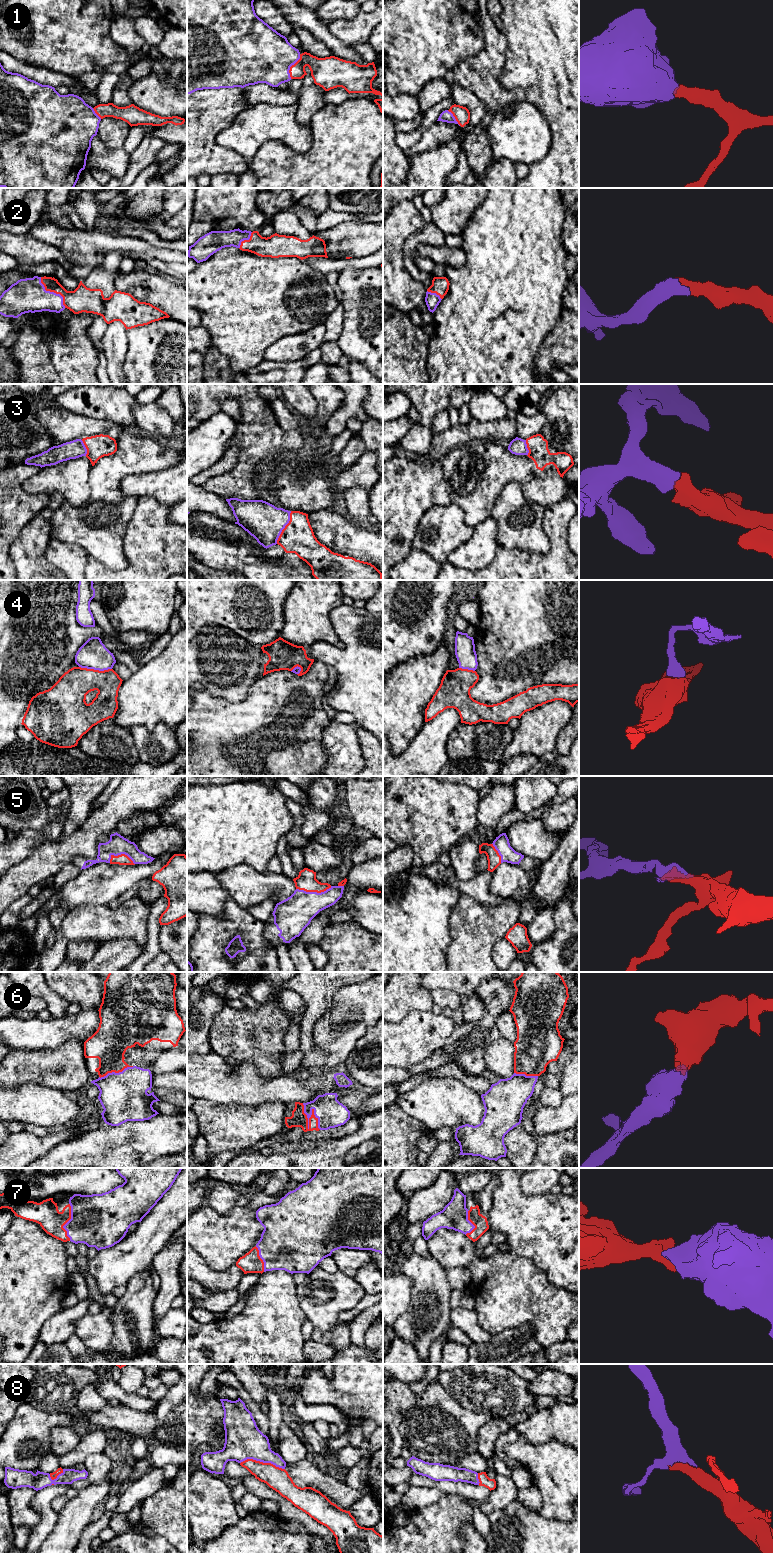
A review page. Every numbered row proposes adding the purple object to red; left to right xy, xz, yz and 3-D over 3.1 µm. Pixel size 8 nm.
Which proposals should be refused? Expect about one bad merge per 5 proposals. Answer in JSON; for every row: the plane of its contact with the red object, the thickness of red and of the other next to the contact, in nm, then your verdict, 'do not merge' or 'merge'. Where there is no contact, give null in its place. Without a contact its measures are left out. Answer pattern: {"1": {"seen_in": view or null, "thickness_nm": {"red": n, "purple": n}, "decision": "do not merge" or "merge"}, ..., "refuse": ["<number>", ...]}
{"1": {"seen_in": "xz", "thickness_nm": {"red": 190, "purple": 440}, "decision": "merge"}, "2": {"seen_in": "xy", "thickness_nm": {"red": 200, "purple": 280}, "decision": "merge"}, "3": {"seen_in": "xz", "thickness_nm": {"red": 260, "purple": 300}, "decision": "merge"}, "4": {"seen_in": "xy", "thickness_nm": {"red": 260, "purple": 240}, "decision": "do not merge"}, "5": {"seen_in": "xz", "thickness_nm": {"red": 160, "purple": 280}, "decision": "merge"}, "6": {"seen_in": "xz", "thickness_nm": {"red": 130, "purple": 220}, "decision": "merge"}, "7": {"seen_in": "xy", "thickness_nm": {"red": 200, "purple": 440}, "decision": "merge"}, "8": {"seen_in": "xz", "thickness_nm": {"red": 180, "purple": 300}, "decision": "merge"}, "refuse": ["4"]}

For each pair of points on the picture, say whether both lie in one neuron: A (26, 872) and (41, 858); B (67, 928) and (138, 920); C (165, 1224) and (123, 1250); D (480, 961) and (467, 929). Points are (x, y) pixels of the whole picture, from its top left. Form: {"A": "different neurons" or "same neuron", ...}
{"A": "same neuron", "B": "same neuron", "C": "same neuron", "D": "same neuron"}

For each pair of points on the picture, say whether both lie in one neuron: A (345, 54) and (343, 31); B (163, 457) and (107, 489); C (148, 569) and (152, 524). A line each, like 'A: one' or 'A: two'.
A: two
B: one
C: one

